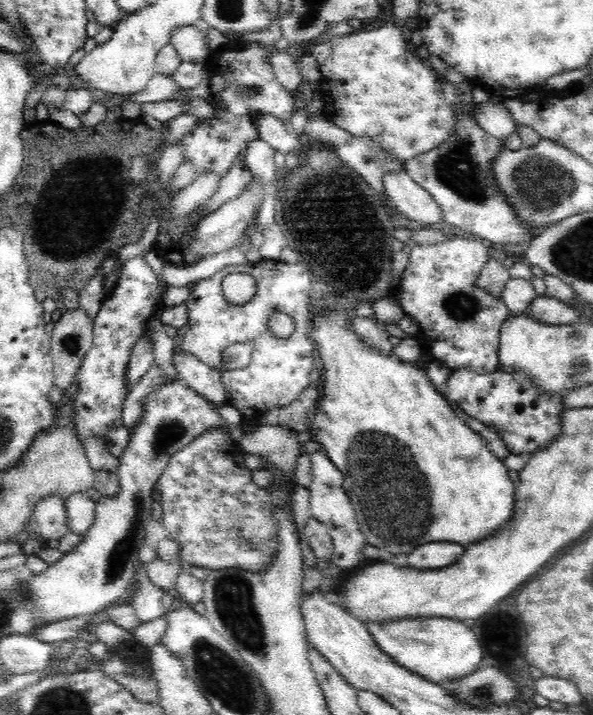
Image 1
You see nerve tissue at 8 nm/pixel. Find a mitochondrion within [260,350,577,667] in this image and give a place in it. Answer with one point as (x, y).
(397, 508)

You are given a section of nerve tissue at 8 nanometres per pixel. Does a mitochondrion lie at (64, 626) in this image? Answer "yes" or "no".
no

